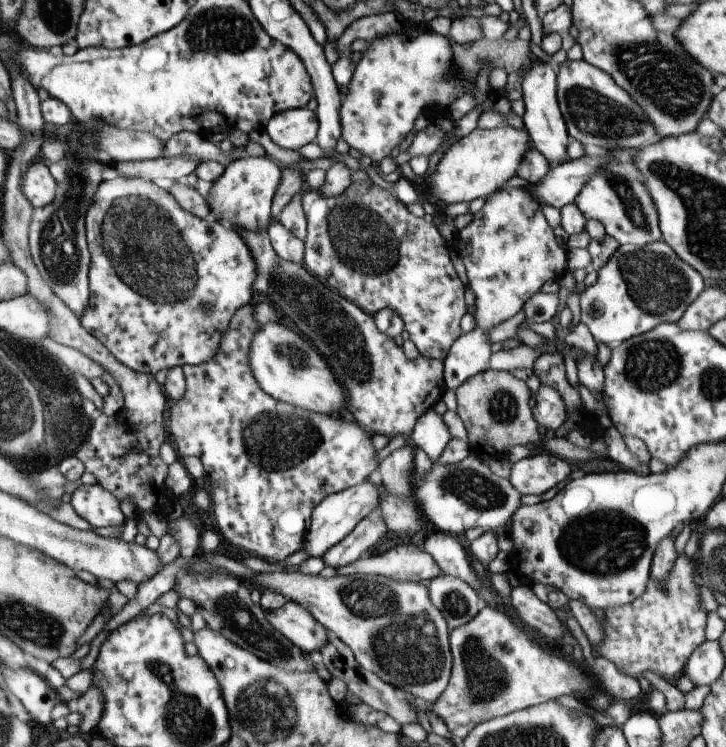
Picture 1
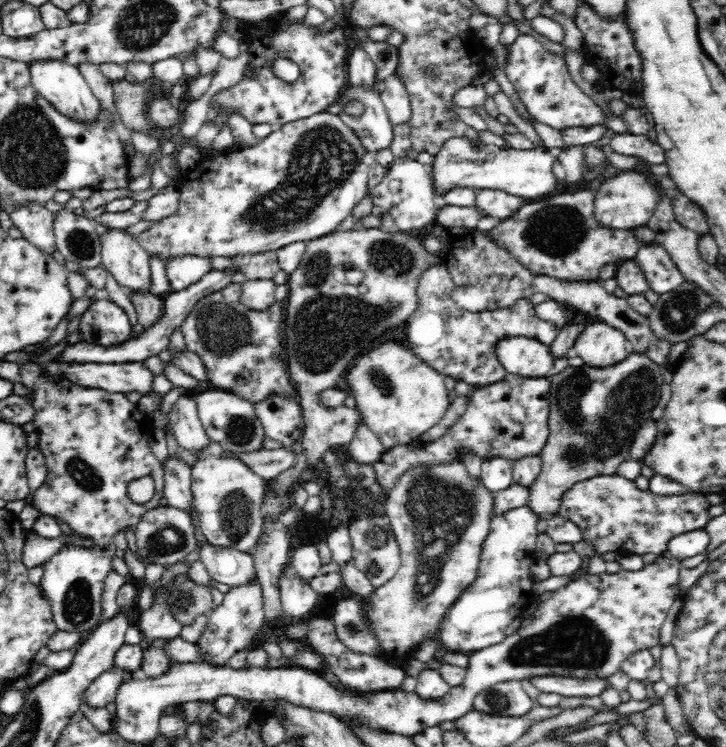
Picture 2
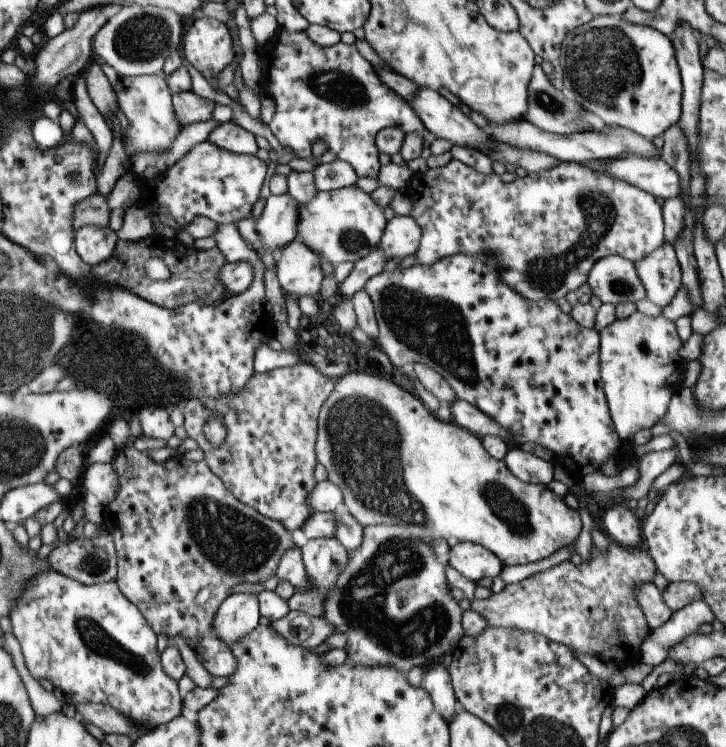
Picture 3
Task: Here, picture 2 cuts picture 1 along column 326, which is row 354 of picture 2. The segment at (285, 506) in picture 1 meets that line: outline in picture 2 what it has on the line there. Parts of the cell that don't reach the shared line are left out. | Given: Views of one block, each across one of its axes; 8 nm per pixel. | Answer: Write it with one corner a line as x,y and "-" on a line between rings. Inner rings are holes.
432,265
421,274
416,290
418,308
404,322
407,341
403,346
442,375
464,380
472,389
486,387
507,375
505,369
494,362
495,346
500,339
524,336
549,345
556,338
556,325
540,319
528,298
508,308
470,312
457,307
450,297
452,290
453,280
445,265

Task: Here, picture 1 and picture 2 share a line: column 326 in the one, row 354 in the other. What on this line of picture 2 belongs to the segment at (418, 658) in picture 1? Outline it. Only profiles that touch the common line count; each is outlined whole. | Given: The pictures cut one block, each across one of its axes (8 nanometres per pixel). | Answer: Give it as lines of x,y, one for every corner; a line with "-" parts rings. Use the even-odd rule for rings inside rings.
603,322
588,324
578,335
572,352
586,365
596,368
614,366
630,353
627,338
620,329

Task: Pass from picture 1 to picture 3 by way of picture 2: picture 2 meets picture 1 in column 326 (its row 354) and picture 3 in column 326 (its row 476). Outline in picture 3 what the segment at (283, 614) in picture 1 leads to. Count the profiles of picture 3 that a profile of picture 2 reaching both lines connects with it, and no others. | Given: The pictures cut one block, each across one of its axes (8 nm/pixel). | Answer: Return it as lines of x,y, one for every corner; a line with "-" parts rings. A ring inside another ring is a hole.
334,538
309,539
302,550
302,559
306,574
308,574
308,582
312,584
312,588
306,586
306,590
296,590
292,597
287,600
290,611
296,610
308,614
312,617
324,616
324,598
326,594
336,586
338,576
342,574
342,570
348,564
348,550

